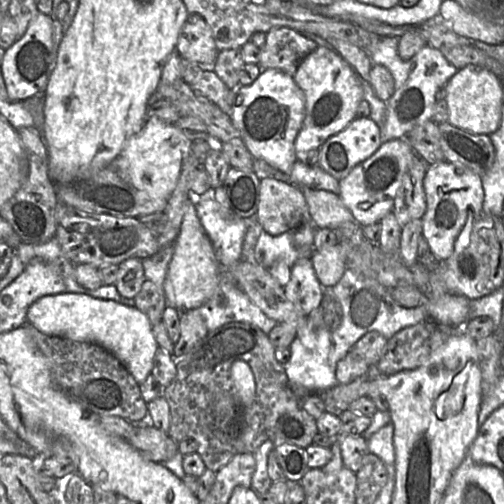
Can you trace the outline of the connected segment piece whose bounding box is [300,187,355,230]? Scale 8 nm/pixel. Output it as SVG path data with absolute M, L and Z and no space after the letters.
M300 187L308 205L310 221L315 228L335 230L341 223L355 221L339 194Z

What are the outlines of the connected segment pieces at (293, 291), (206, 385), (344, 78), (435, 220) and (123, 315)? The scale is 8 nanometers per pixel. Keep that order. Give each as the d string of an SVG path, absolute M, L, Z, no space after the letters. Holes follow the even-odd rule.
M311 258L298 259L291 267L291 278L285 286L285 295L305 316L313 313L322 303L324 288L313 268Z
M231 322L209 331L195 347L177 359L176 376L163 390L170 410L170 427L167 435L177 444L189 438L194 439L198 443L197 454L203 459L206 469L217 472L235 455L255 453L264 442L274 440L278 419L300 405L301 400L290 387L284 365L275 357L275 349L268 334L259 327L245 322ZM236 360L243 360L249 364L256 382L255 400L251 406L244 406L243 409L238 402L237 390L231 375L231 366Z
M319 45L301 62L294 75L294 80L303 90L306 98L306 114L295 139L297 159L305 162L306 155L310 150L319 149L328 138L345 129L355 118L357 107L360 101L364 99L363 89L349 63L335 50L323 45Z
M444 160L428 166L423 187L426 194L426 211L422 217L422 235L428 242L429 250L438 259L445 260L453 253L455 241L469 214L475 216L483 210L482 180L476 172Z
M64 292L44 296L34 302L28 309L27 322L47 335L99 345L118 359L139 385L151 375L159 347L152 331L153 325L134 306L86 294Z

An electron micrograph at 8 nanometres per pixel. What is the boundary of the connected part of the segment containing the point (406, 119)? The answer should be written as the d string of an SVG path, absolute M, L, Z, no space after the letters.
M372 35L369 51L366 51L373 64L385 66L395 81L394 93L385 102L386 118L380 128L382 143L395 138L407 138L417 125L432 120L436 105L436 92L444 87L458 69L452 65L437 48L427 44L411 59L403 60L398 54L399 38L395 36Z

